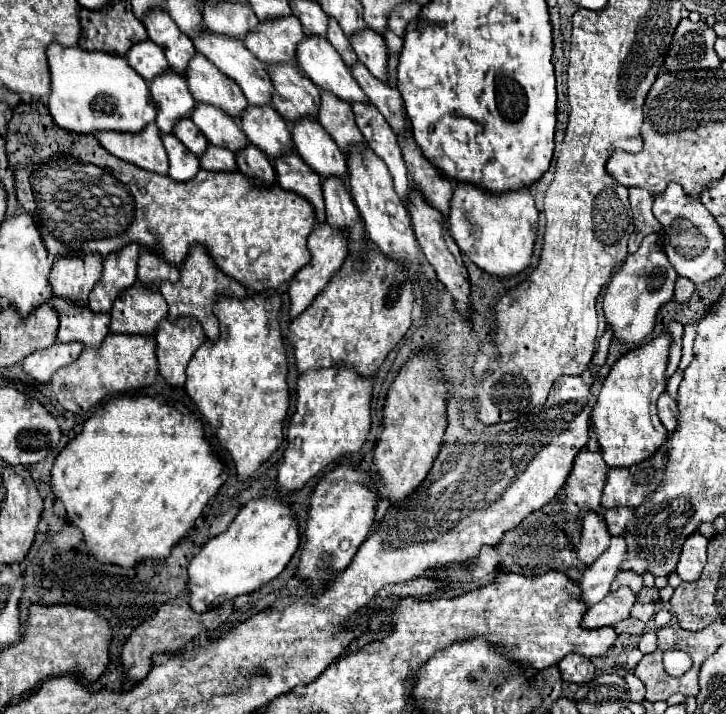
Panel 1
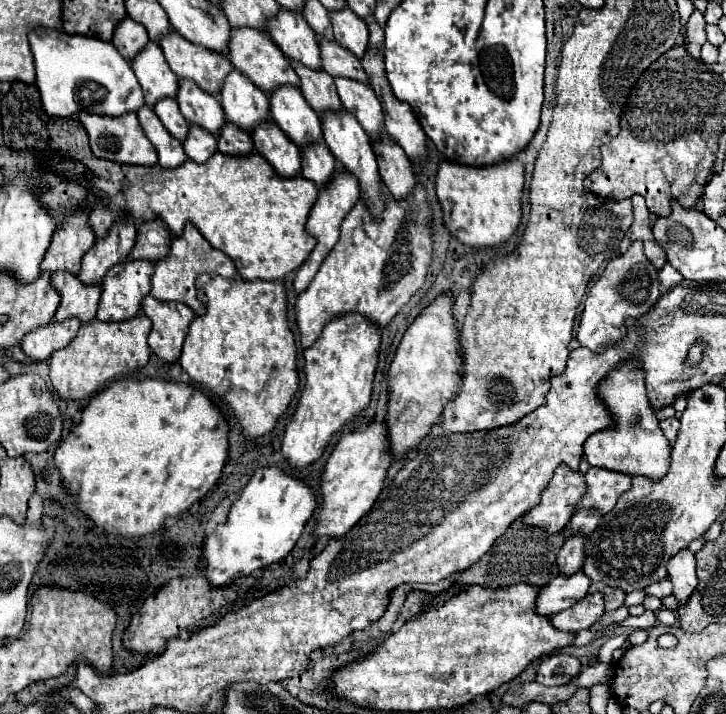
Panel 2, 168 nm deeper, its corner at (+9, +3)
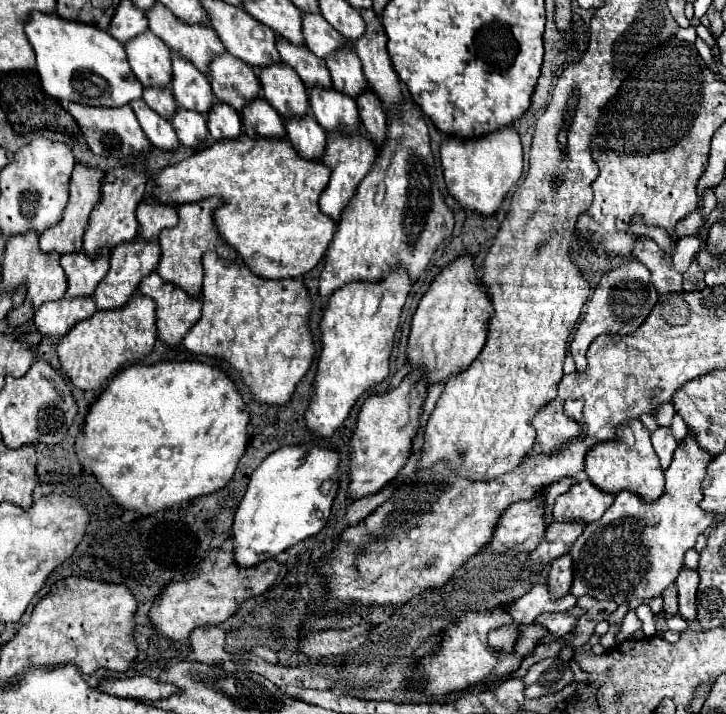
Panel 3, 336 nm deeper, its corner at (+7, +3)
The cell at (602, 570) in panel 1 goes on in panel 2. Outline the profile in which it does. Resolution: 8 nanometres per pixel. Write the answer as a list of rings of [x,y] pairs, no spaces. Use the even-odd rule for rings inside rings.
[[[578,571],[572,577],[558,575],[556,579],[540,587],[540,593],[536,597],[536,613],[550,617],[558,611],[564,611],[572,607],[578,599],[586,597],[588,587],[590,587],[590,579],[582,571]]]

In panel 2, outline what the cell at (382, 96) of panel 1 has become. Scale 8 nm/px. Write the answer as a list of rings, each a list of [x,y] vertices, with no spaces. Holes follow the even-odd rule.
[[[320,37],[320,59],[322,69],[330,73],[332,77],[348,77],[360,83],[368,83],[368,75],[364,75],[364,69],[360,65],[360,59],[348,49],[344,49],[340,43],[334,43],[330,39]]]

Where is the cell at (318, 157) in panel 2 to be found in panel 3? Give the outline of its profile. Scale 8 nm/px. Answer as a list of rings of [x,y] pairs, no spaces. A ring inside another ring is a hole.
[[[314,117],[306,119],[292,119],[286,121],[286,131],[292,147],[298,151],[300,157],[308,161],[320,161],[326,149],[326,131],[318,123],[314,123]]]

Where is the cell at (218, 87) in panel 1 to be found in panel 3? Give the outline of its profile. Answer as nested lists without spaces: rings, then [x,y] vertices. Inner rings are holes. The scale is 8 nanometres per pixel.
[[[156,3],[146,17],[150,21],[150,31],[158,35],[168,49],[178,51],[186,61],[194,63],[202,73],[208,73],[212,59],[226,51],[210,25],[180,23],[162,3]]]

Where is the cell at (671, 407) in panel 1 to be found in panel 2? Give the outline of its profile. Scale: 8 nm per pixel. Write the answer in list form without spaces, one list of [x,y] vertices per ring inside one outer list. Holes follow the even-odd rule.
[[[674,417],[674,419],[666,419],[666,421],[660,421],[660,429],[662,433],[666,435],[666,439],[670,443],[676,441],[676,433],[678,433],[678,427],[680,427],[680,421]]]

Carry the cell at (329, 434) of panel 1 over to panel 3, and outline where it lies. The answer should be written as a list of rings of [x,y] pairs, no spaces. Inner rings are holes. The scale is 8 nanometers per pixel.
[[[404,271],[388,275],[378,285],[352,283],[334,291],[320,321],[320,357],[314,379],[314,397],[304,413],[306,429],[312,435],[330,439],[344,423],[360,395],[372,391],[388,377],[390,345],[400,321],[400,313],[410,291]]]

